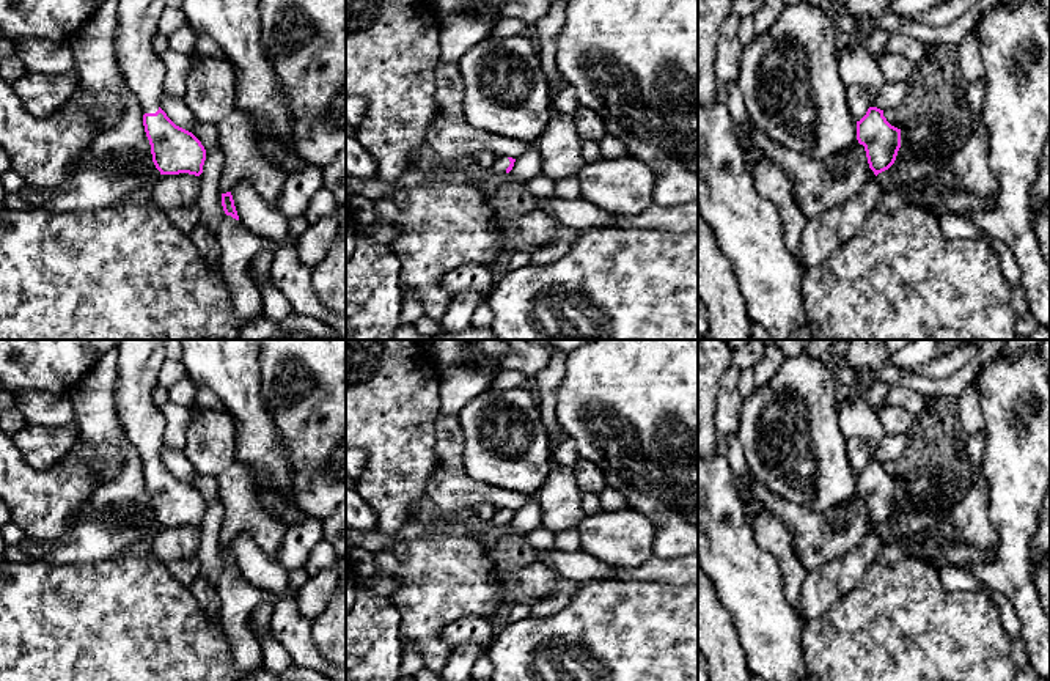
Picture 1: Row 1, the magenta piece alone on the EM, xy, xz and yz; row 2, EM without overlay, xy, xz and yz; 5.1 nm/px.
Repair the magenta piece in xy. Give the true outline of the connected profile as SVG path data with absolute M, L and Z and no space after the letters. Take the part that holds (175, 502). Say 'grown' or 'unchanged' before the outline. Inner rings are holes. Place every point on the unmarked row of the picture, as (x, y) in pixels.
grown; M118 340L118 381L115 388L115 410L124 433L143 464L143 478L151 497L152 514L160 527L189 525L200 528L206 513L206 502L189 483L176 478L160 461L160 442L167 429L167 414L159 407L152 393L165 363L165 340Z

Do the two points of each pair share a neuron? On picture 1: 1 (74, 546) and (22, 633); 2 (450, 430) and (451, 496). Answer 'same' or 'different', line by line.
1: different
2: same

